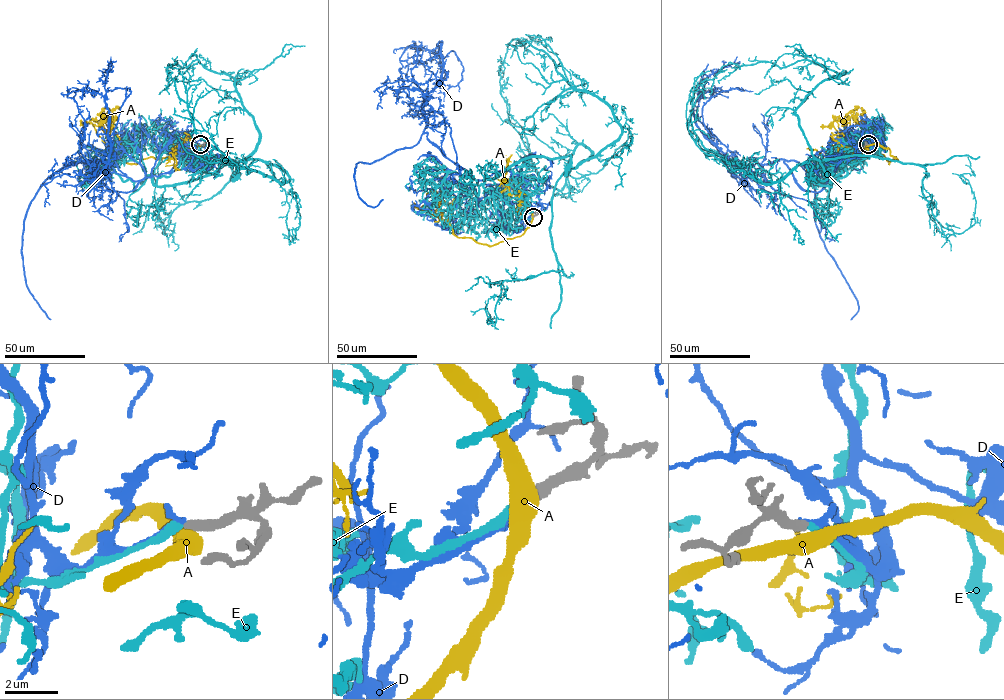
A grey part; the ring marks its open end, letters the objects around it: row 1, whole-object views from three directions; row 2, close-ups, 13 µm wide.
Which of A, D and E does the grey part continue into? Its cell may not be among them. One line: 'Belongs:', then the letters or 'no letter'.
Belongs: E

